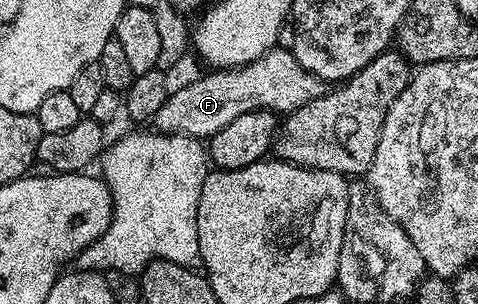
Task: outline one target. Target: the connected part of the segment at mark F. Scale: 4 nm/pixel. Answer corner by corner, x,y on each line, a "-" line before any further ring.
281,49
268,50
246,66
202,73
187,88
170,94
163,108
155,112
152,129
162,134
186,134
192,138
208,140
212,134
219,132
219,128
227,128
231,120
243,116
243,112
271,110
278,116
284,116
323,96
327,89
326,83
319,76
303,69
295,60
292,49

